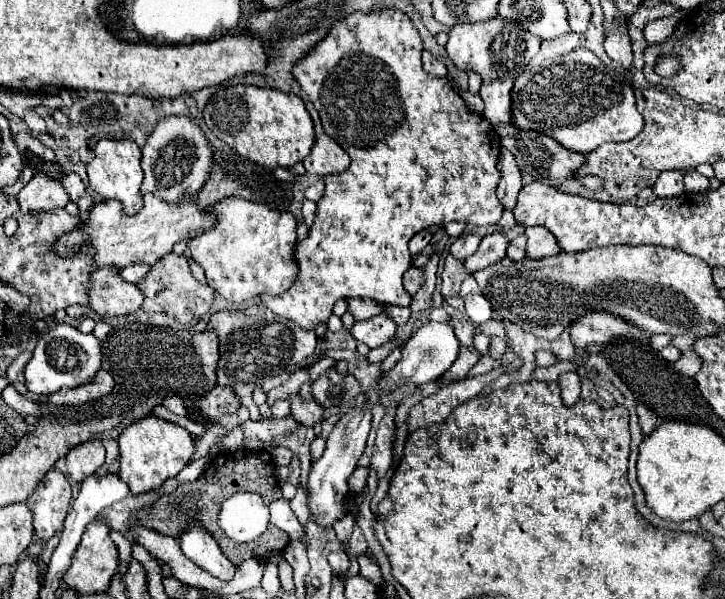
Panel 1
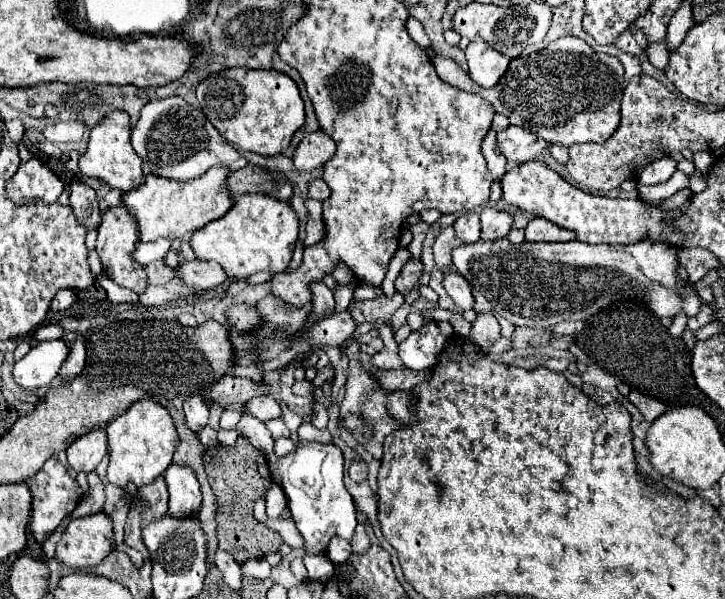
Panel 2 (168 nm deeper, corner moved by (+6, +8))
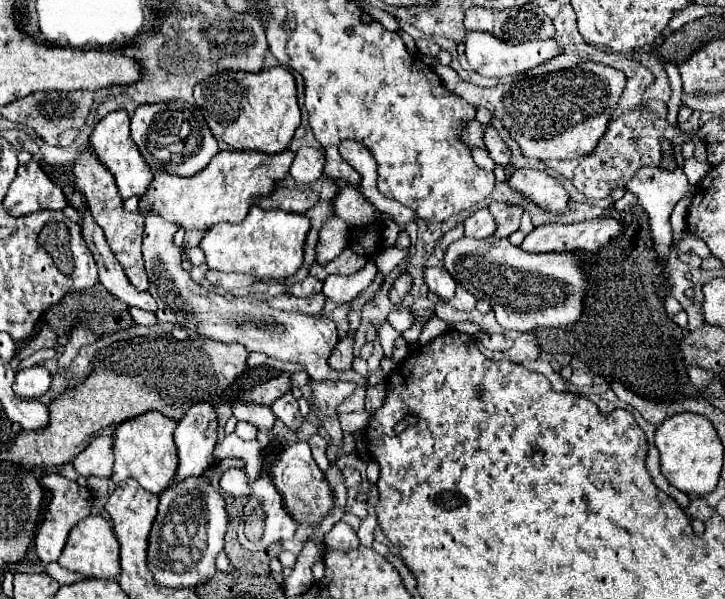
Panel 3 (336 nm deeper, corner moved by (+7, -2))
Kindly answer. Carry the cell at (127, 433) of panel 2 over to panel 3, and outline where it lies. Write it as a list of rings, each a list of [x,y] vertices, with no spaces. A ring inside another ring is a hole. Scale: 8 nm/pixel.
[[[148,411],[138,415],[136,419],[128,419],[120,423],[114,431],[114,473],[112,481],[118,485],[120,481],[132,477],[146,491],[160,495],[172,481],[176,473],[176,445],[172,443],[172,431],[176,429],[176,421],[164,417],[158,411]]]

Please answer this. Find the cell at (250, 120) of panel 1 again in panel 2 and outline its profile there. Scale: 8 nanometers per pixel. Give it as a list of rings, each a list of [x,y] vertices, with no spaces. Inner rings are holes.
[[[231,67],[219,71],[197,85],[197,99],[205,117],[231,145],[261,155],[283,153],[293,133],[305,123],[303,99],[297,83],[277,69]]]

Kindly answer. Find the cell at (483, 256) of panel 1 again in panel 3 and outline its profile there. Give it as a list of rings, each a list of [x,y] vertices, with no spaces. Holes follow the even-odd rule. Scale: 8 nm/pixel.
[[[490,203],[488,209],[490,209],[494,223],[496,223],[496,231],[494,231],[496,237],[504,239],[504,237],[510,237],[514,231],[518,231],[520,217],[522,217],[520,207],[512,207],[506,203]]]

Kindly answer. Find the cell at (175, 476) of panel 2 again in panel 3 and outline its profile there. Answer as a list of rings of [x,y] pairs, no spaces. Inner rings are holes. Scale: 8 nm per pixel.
[[[196,403],[180,419],[174,431],[174,443],[178,447],[178,471],[172,483],[180,483],[188,477],[198,477],[214,457],[218,417],[210,403]]]

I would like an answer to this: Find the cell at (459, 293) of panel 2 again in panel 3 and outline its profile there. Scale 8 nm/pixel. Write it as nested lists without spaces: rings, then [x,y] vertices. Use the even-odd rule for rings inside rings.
[[[444,267],[424,269],[424,281],[426,281],[428,289],[432,293],[436,293],[440,299],[444,299],[444,301],[454,299],[456,283],[454,283],[454,279],[448,275],[448,271]]]

